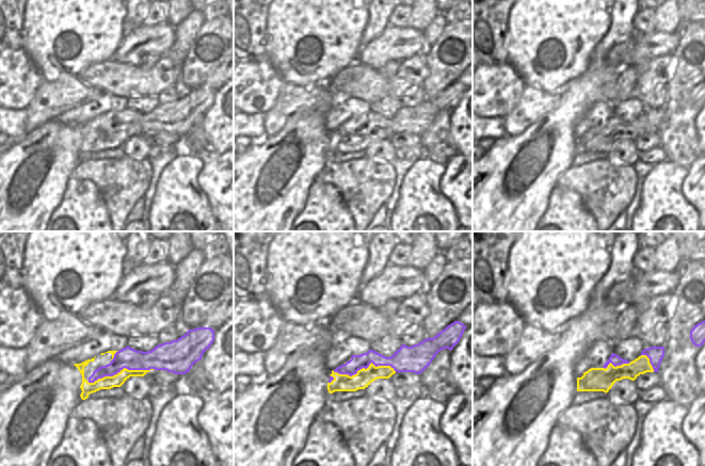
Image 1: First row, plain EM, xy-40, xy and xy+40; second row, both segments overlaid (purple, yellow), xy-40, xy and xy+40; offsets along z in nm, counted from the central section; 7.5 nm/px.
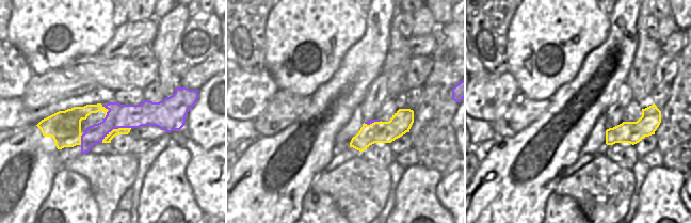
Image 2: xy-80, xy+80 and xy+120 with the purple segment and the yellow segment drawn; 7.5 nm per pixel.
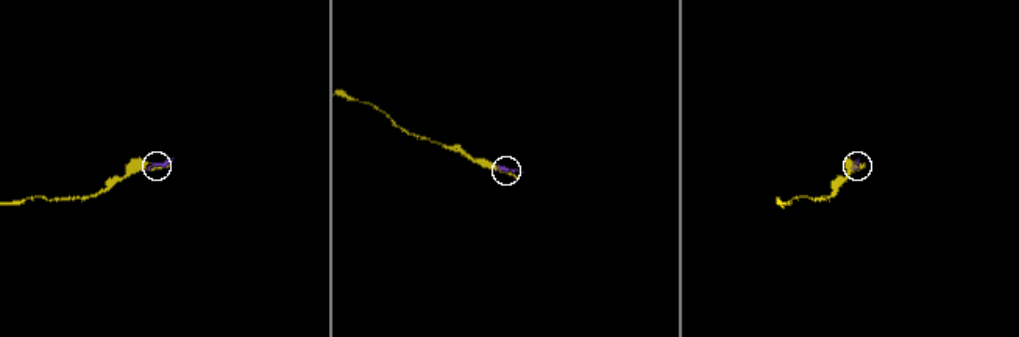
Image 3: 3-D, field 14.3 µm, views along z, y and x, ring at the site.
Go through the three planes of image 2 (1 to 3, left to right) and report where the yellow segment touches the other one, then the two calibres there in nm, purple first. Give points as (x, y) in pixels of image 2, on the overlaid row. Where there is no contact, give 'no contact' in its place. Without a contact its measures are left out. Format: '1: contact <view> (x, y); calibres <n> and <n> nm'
1: contact xy-80 (115, 128); calibres 180 and 60 nm
2: contact xy+80 (372, 122); calibres 30 and 160 nm
3: no contact

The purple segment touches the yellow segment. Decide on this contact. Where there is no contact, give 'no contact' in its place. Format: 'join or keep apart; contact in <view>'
keep apart; contact in xy

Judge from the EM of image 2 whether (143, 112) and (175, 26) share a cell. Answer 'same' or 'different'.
different

